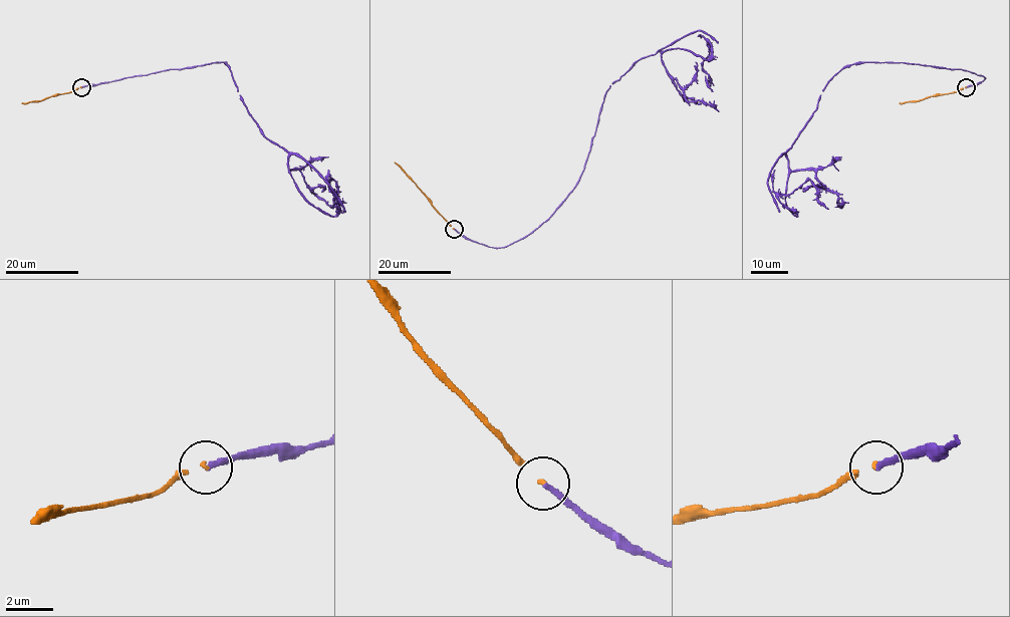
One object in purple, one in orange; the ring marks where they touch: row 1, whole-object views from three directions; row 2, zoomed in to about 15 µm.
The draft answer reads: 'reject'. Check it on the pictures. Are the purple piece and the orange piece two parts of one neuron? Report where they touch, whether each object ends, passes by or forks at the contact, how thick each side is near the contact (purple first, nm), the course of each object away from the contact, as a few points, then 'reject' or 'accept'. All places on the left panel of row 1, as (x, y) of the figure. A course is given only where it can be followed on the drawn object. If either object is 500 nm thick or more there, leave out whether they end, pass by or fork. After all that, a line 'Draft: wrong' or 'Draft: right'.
(81, 87) | purple ends | orange ends | 220/90 nm | purple via (80, 87), (223, 62), (253, 119), (287, 152), (297, 190), (334, 216), (338, 202), (332, 180), (339, 209) | orange via (80, 87), (21, 103) | accept
Draft: wrong

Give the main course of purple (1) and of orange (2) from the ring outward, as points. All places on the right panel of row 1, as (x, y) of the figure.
1: (965, 87), (985, 77), (844, 65), (786, 152), (796, 216), (779, 200), (809, 180), (828, 209)
2: (965, 87), (900, 103)

